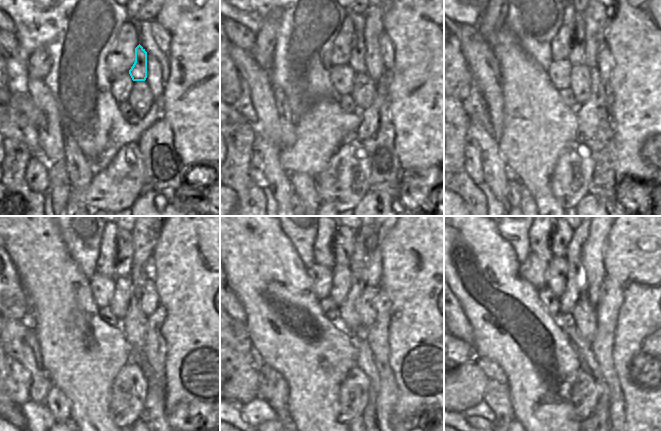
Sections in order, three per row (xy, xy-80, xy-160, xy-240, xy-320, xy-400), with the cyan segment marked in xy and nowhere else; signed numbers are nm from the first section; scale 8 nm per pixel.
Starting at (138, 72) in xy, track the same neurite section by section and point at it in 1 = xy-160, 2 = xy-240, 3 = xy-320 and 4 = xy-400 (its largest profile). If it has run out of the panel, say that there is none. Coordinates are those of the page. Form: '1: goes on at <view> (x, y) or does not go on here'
1: goes on at xy-160 (576, 51)
2: goes on at xy-240 (124, 240)
3: goes on at xy-320 (344, 238)
4: goes on at xy-400 (561, 236)

